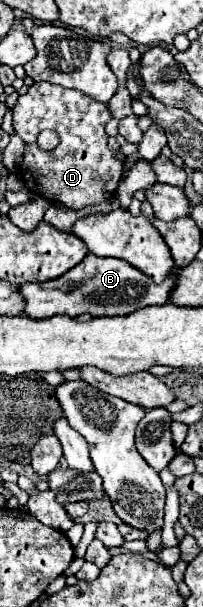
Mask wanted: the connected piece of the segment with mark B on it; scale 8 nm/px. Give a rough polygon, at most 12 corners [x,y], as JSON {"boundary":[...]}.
{"boundary":[[96,257],[46,283],[24,283],[26,315],[106,317],[168,303],[162,283]]}

